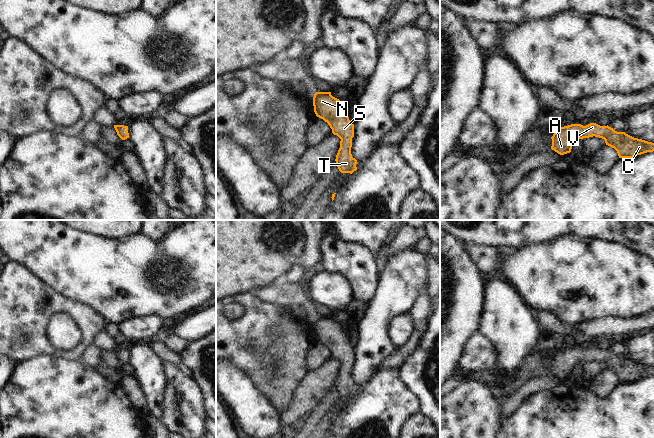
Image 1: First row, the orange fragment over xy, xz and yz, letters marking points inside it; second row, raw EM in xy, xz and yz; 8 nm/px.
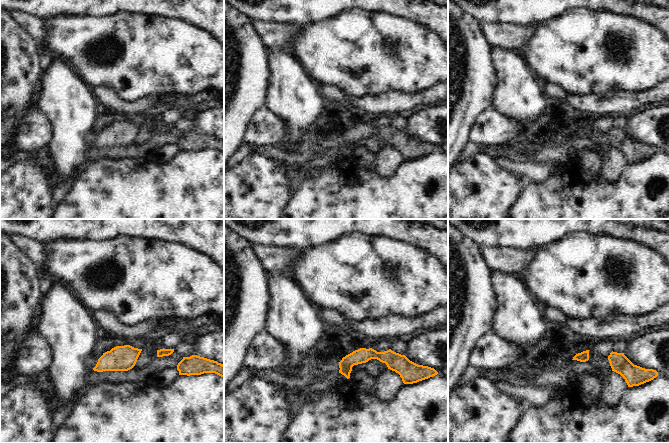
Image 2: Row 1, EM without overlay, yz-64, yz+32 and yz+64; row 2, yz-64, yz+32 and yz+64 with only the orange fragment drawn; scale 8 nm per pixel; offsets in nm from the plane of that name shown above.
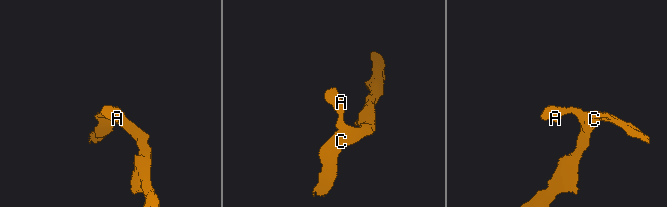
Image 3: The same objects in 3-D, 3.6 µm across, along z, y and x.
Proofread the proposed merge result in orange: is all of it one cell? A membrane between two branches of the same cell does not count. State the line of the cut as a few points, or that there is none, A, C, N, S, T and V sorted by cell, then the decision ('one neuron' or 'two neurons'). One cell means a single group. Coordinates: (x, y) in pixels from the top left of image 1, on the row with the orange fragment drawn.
no cut | A C N S T V | one neuron

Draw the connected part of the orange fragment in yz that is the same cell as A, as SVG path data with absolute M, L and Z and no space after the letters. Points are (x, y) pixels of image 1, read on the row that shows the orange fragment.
M590 123L586 126L571 124L560 127L551 137L551 149L560 155L571 152L572 145L578 140L589 137L599 137L606 145L614 148L619 158L633 158L654 151L654 143L634 138L625 132L617 132L613 128Z

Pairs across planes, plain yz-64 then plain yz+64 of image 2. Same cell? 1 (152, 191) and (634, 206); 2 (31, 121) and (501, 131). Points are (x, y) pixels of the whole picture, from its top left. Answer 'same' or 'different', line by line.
1: same
2: same

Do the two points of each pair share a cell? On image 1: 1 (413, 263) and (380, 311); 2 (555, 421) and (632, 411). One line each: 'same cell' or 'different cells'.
1: same cell
2: same cell

